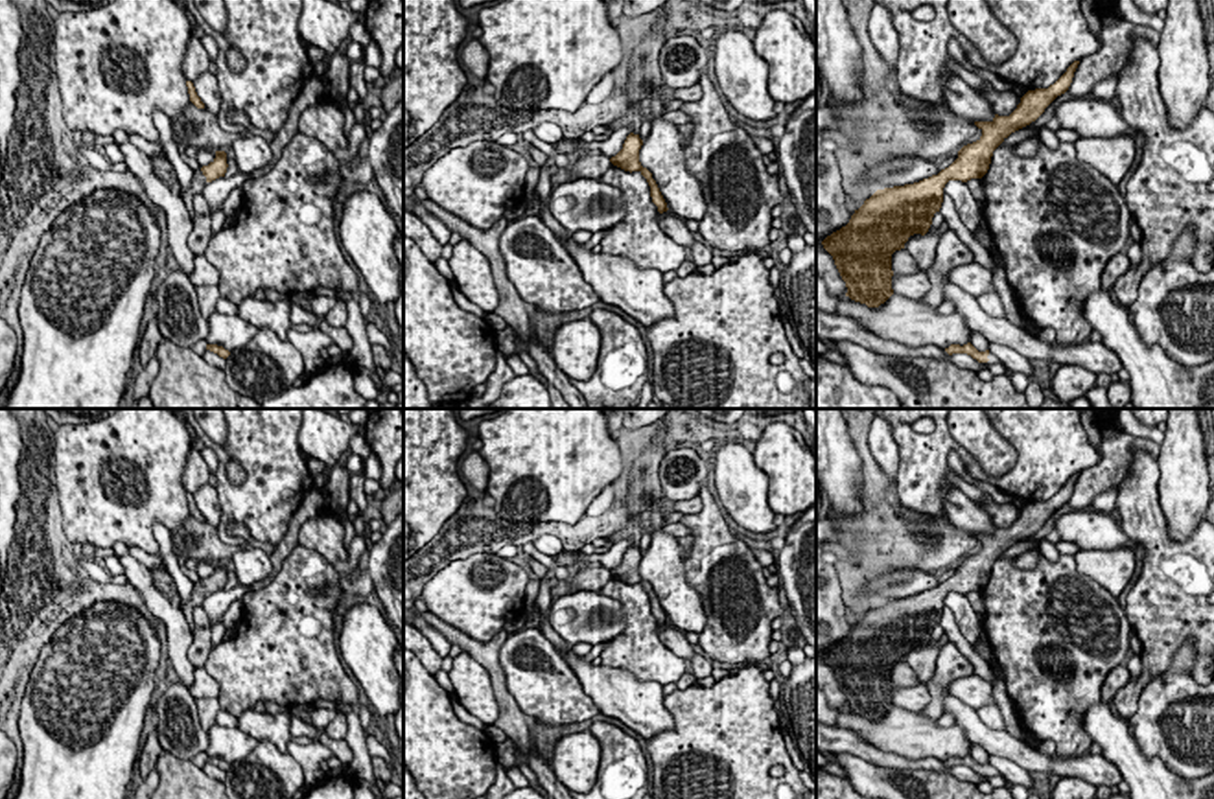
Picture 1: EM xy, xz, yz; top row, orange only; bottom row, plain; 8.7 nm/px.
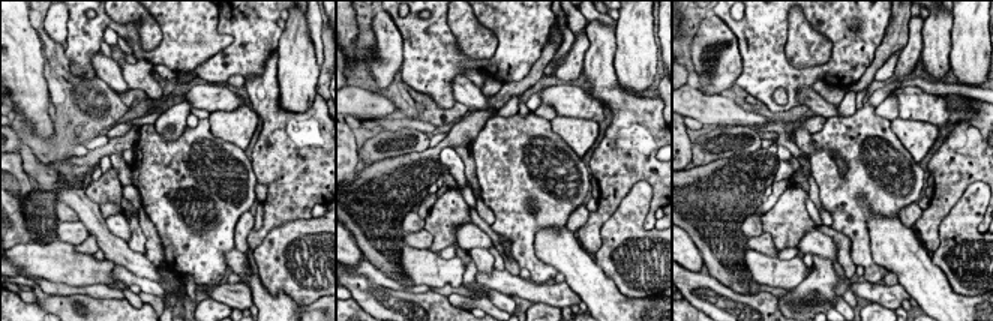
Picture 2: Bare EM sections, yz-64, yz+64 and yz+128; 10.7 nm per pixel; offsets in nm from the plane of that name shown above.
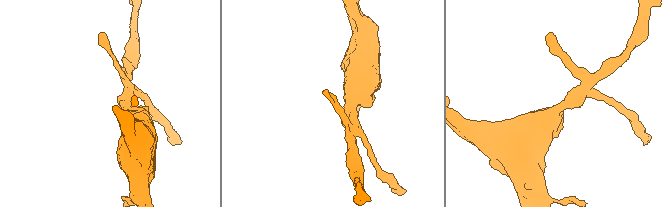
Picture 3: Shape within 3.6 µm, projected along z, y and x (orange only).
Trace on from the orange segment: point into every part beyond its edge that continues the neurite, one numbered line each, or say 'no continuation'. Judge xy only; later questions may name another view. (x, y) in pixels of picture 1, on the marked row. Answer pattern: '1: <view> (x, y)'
1: xy (199, 181)

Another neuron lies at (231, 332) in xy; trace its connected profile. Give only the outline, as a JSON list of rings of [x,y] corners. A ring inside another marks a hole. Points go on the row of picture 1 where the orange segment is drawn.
[[[216,311],[206,320],[208,320],[208,337],[204,344],[217,344],[228,352],[243,348],[260,331],[256,326],[252,326],[251,322],[243,320],[238,315],[221,315]]]

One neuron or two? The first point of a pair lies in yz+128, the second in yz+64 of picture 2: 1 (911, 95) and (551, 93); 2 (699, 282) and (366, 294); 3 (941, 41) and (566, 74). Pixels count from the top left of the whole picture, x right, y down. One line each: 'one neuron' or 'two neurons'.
1: one neuron
2: one neuron
3: two neurons

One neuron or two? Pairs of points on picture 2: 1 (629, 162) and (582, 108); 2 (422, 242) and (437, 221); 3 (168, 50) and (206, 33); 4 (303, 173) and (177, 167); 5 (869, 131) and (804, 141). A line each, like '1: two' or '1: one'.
1: two
2: two
3: one
4: two
5: two

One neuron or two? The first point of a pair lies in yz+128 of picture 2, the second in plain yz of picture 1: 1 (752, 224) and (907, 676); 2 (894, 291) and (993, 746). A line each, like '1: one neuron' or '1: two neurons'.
1: one neuron
2: one neuron

